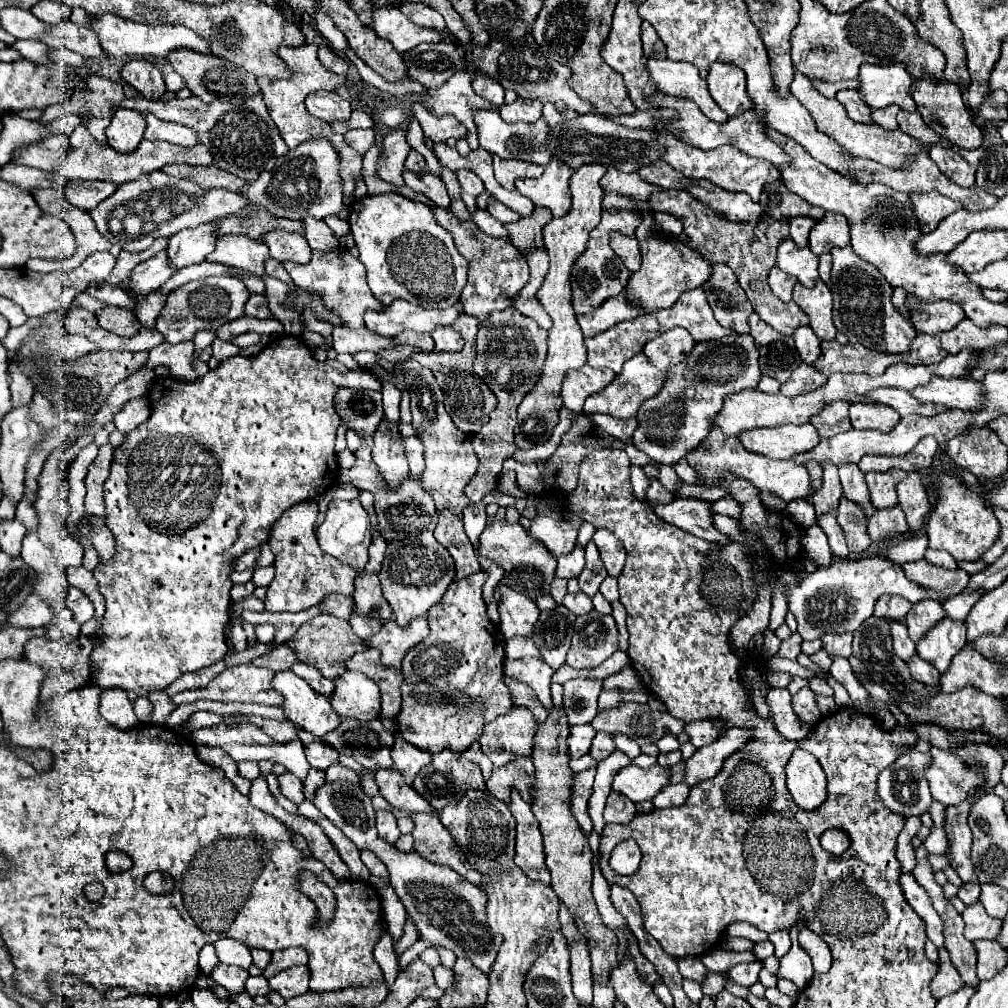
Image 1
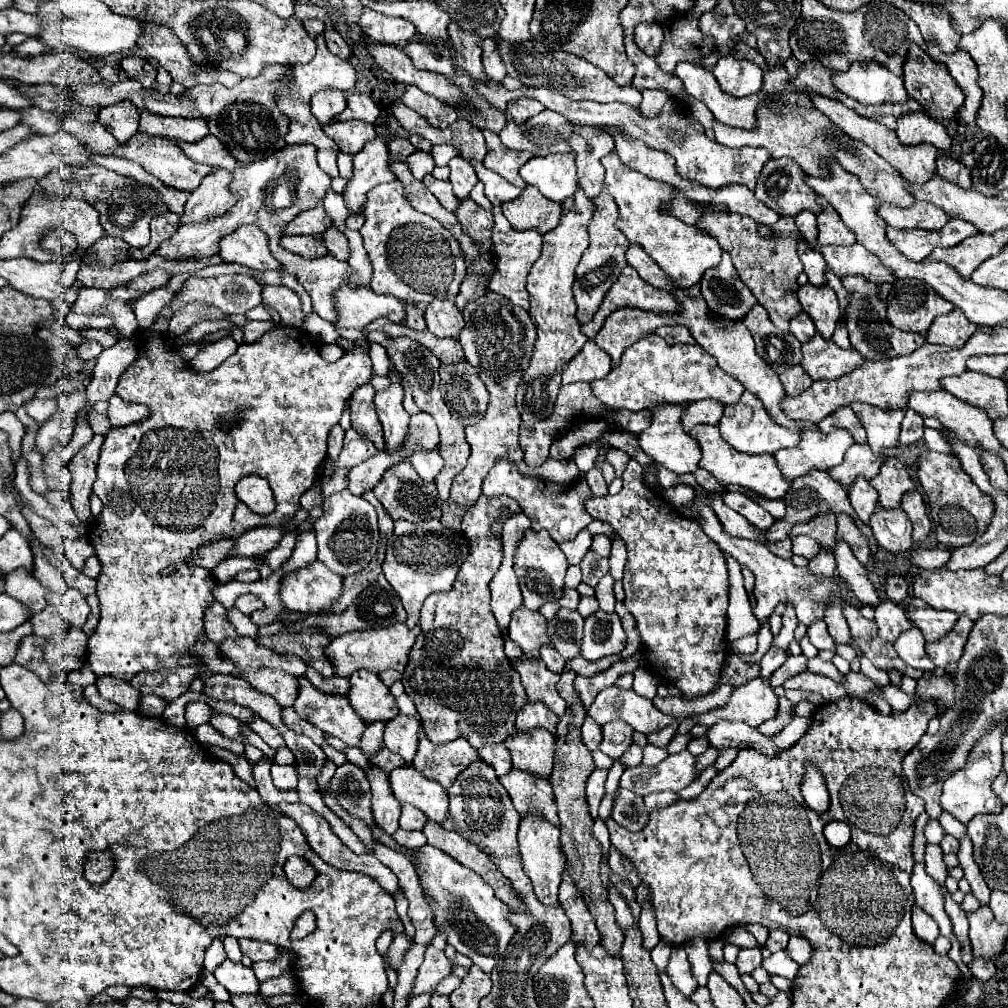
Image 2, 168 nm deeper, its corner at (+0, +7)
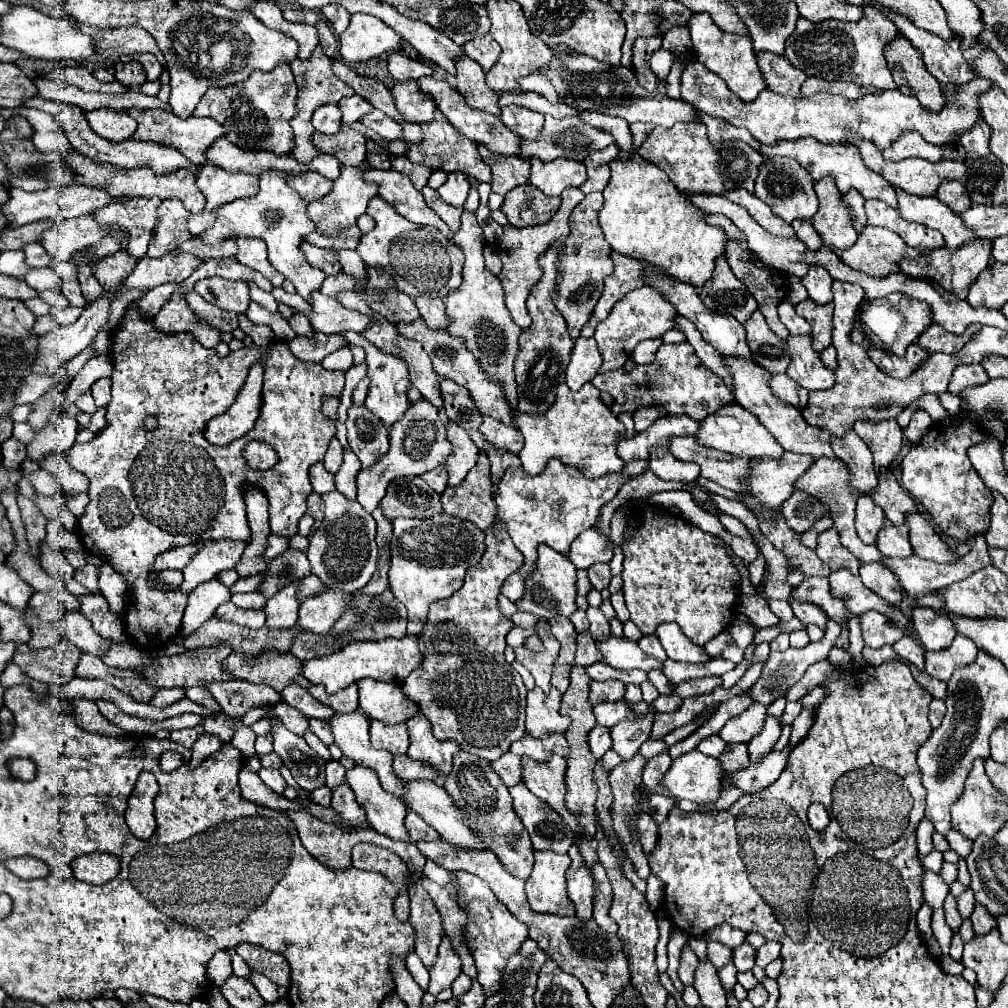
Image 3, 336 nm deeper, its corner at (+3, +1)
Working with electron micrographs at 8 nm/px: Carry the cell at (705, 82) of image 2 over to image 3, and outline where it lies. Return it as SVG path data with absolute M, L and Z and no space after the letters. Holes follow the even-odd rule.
M691 60L681 74L681 100L693 104L699 112L727 120L733 126L747 128L761 144L767 146L775 146L779 140L797 140L803 136L811 136L823 144L851 144L847 140L847 132L855 132L857 136L871 140L883 152L905 130L919 132L927 142L937 146L953 142L961 132L967 132L975 122L981 120L979 94L989 90L993 84L995 82L987 78L975 78L973 82L955 88L955 100L945 102L941 112L925 110L915 96L905 96L899 90L883 90L881 94L869 94L855 102L831 94L793 98L763 90L753 102L745 104L739 96L729 92L727 84L717 74L707 70L701 62Z

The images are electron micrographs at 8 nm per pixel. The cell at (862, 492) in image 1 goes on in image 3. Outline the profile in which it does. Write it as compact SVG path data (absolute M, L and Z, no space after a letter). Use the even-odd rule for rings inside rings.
M861 496L857 500L857 534L865 544L875 544L879 528L885 526L885 516L879 506L873 504L869 496Z

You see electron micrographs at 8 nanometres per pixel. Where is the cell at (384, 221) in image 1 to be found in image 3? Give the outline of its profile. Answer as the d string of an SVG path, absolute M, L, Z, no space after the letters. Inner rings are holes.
M379 196L371 198L367 214L375 220L375 228L363 234L357 246L357 252L359 256L363 256L363 262L367 266L381 266L395 278L397 288L413 300L431 292L445 296L449 290L461 286L461 270L465 258L461 248L457 248L447 236L431 226L419 226L405 220L391 204L387 204Z

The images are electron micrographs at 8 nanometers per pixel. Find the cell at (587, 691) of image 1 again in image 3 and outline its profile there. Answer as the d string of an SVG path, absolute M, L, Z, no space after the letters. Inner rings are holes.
M607 680L607 682L591 682L591 690L589 690L589 700L591 704L599 704L599 702L615 702L615 700L623 700L625 694L625 684L619 680Z

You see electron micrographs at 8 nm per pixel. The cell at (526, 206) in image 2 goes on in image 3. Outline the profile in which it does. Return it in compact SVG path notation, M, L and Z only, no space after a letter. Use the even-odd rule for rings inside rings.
M523 184L513 188L503 200L503 214L509 218L509 224L517 228L535 226L549 222L561 204L559 196L543 196L539 188L531 188L531 184Z

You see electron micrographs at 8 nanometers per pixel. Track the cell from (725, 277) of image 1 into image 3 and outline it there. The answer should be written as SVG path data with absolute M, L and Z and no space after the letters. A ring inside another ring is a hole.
M725 254L715 260L715 272L711 274L711 280L701 286L699 296L709 310L731 314L741 324L757 310L757 300L747 286L735 278Z

